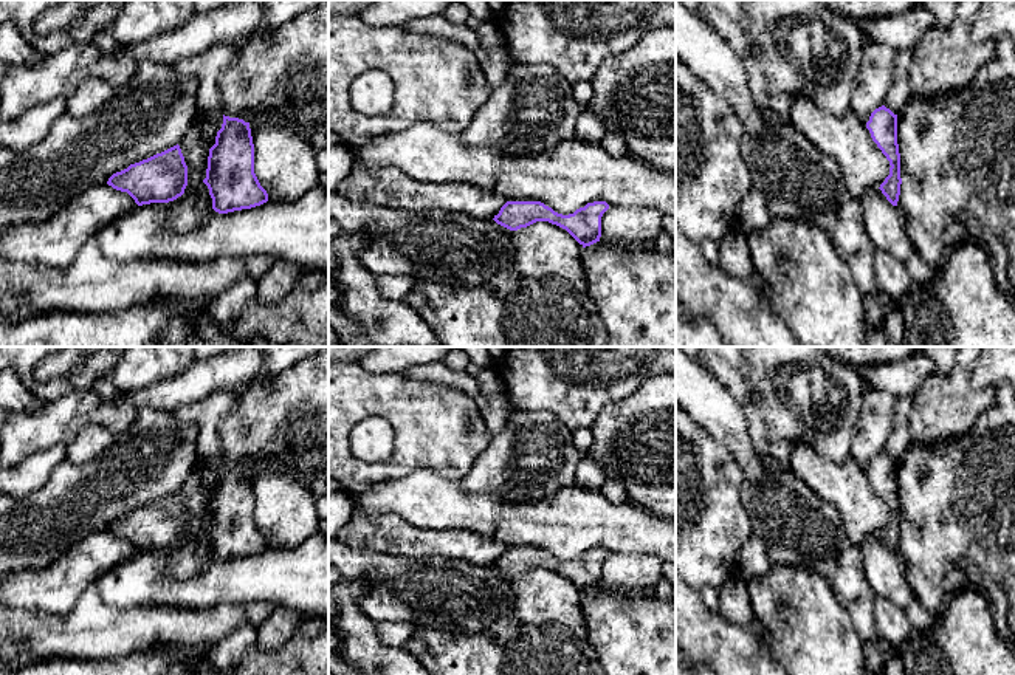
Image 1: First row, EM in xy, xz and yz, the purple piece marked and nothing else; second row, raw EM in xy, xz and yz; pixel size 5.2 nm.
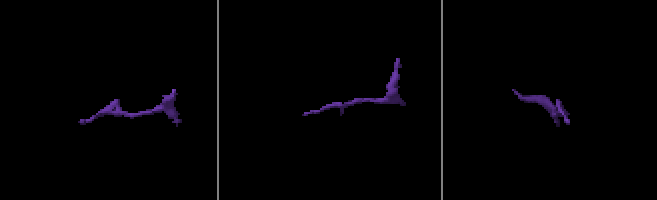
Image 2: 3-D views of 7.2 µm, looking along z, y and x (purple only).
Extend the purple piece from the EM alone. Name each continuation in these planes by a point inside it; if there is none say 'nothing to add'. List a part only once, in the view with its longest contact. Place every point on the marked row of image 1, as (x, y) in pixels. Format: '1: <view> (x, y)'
nothing to add

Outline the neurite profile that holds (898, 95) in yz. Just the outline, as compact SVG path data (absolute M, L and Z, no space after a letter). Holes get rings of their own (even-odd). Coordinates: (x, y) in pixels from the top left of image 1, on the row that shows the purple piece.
M911 51L896 53L893 84L885 98L885 107L899 115L911 99L908 71L913 60Z

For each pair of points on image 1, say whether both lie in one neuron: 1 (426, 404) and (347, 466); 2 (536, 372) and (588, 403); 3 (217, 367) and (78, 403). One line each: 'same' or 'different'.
1: same
2: same
3: same

